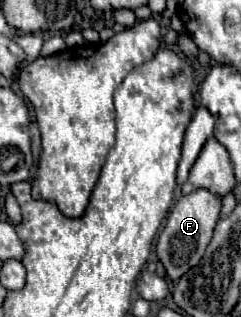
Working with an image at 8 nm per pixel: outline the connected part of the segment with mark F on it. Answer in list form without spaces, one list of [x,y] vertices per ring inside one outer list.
[[[199,188],[199,190],[193,190],[191,194],[181,196],[177,200],[177,204],[173,206],[173,210],[167,218],[167,224],[161,230],[159,240],[157,240],[157,256],[163,262],[167,276],[173,282],[179,280],[189,268],[193,268],[201,260],[201,256],[213,236],[213,228],[219,220],[221,206],[223,206],[223,198],[207,188]]]

